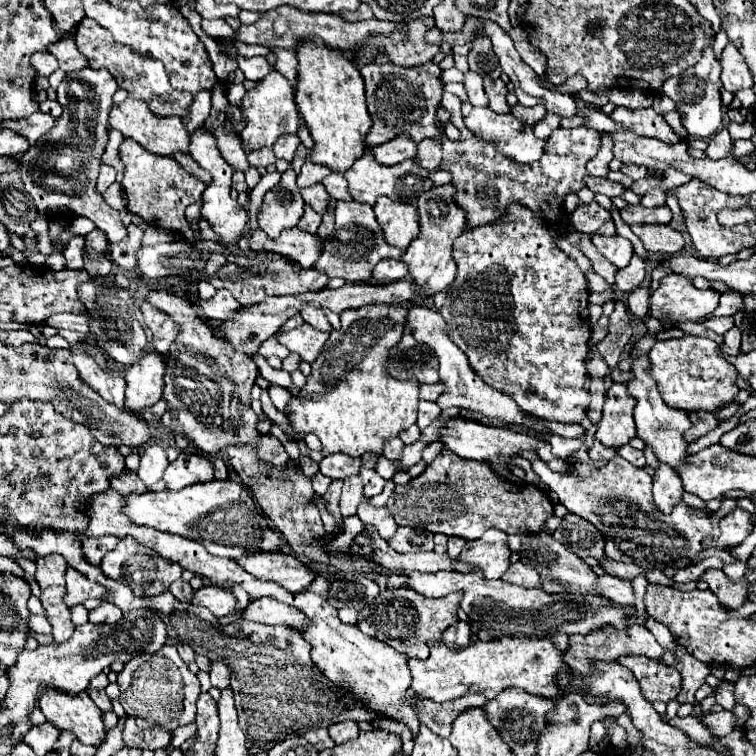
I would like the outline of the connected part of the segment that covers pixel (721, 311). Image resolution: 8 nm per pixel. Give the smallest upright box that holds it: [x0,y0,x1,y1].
[712,292,742,316]

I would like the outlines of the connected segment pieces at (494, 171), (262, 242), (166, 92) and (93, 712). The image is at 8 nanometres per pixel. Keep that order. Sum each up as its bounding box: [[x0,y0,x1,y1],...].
[[440,128,600,228],[250,228,322,268],[74,18,192,116],[38,688,104,746]]

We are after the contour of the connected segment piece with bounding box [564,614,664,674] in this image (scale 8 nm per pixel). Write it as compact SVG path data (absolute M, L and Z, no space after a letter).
M624 614L624 622L628 624L624 630L616 630L612 624L606 624L602 628L596 628L592 630L590 634L582 636L582 634L572 634L570 636L570 642L568 642L568 650L564 652L564 660L566 664L574 670L574 672L580 672L580 674L588 674L590 672L590 662L588 658L594 658L594 660L616 660L620 654L642 654L642 656L648 656L648 658L658 658L662 656L662 646L656 642L654 634L650 630L646 630L644 626L636 624L636 620L630 616L630 614Z

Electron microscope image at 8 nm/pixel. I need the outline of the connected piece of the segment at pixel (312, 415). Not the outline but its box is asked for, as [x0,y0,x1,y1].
[288,306,418,456]

